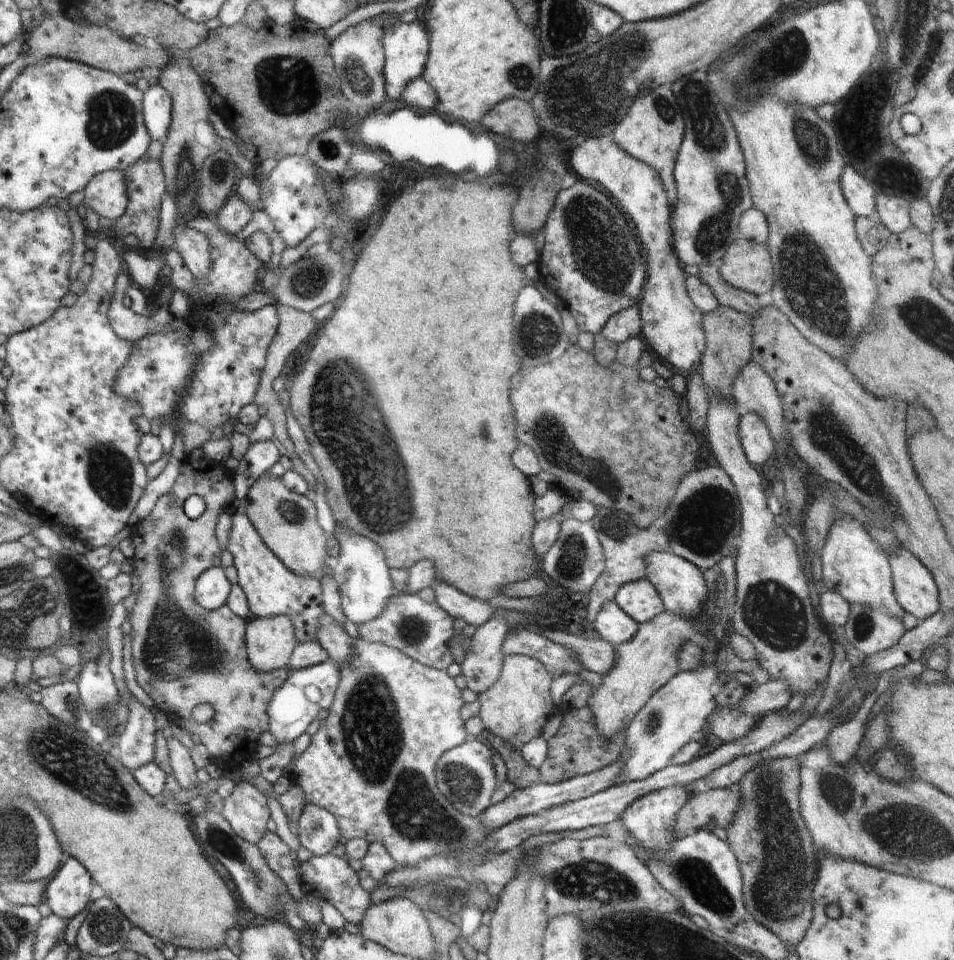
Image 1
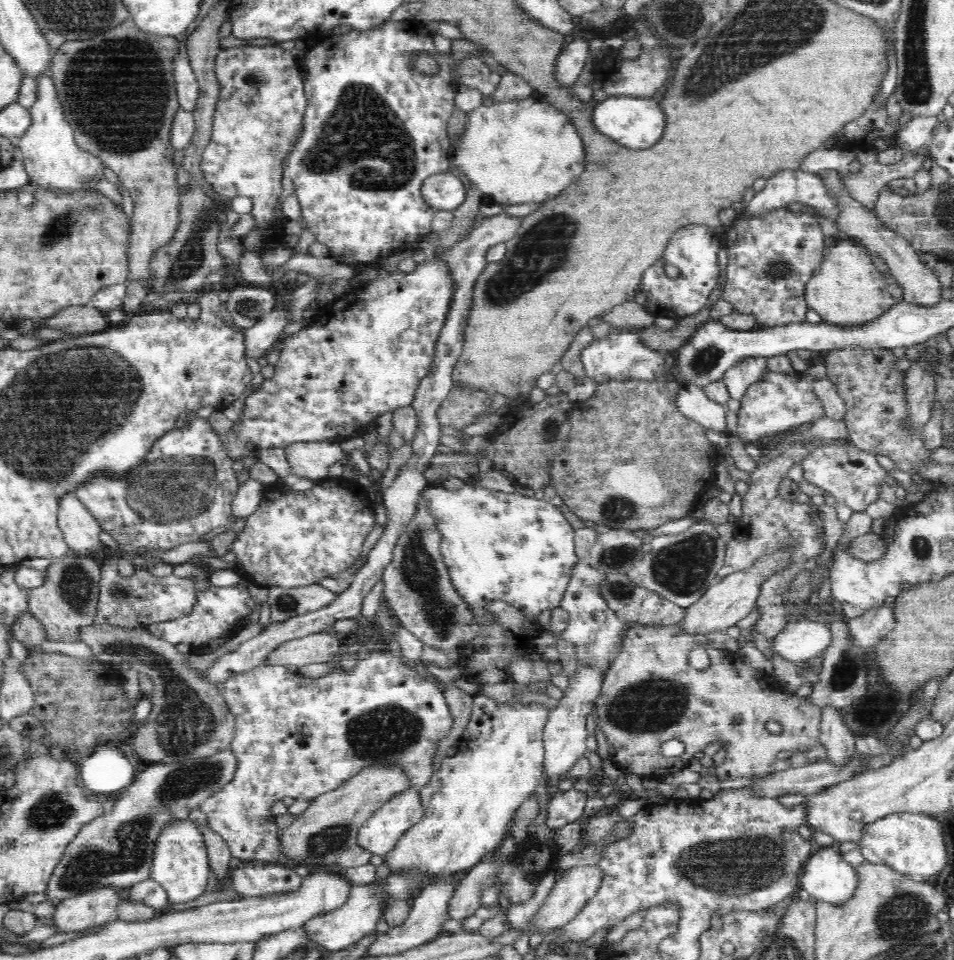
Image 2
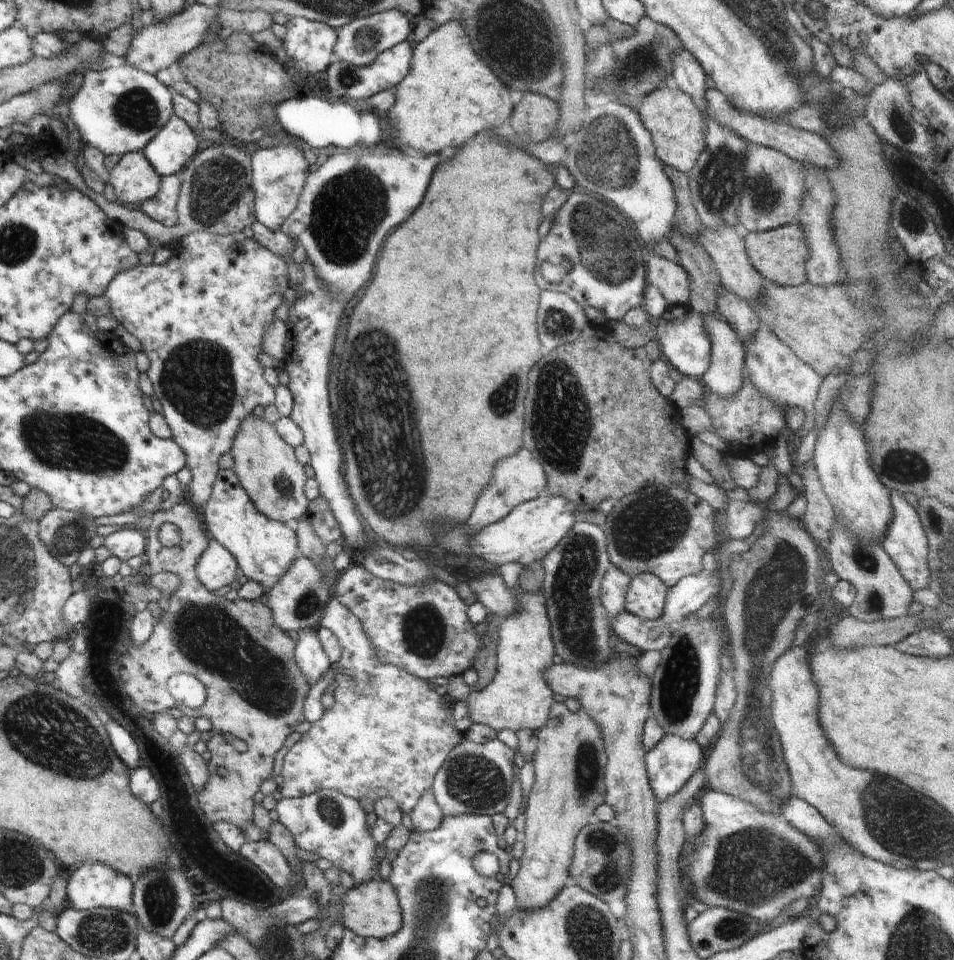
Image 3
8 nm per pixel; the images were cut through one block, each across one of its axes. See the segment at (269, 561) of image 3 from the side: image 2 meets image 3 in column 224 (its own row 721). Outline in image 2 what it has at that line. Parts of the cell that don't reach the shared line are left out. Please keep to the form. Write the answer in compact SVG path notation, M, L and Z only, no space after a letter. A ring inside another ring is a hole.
M480 692L473 695L471 717L457 743L457 753L446 756L430 780L418 789L425 815L384 856L384 864L390 867L392 874L404 874L408 868L418 868L423 873L421 882L425 886L438 880L438 876L452 876L472 869L482 859L496 852L508 835L506 826L514 818L514 812L535 792L538 782L542 780L544 727L550 716L549 710L534 701L528 701L524 706L518 699L502 702L494 701Z

